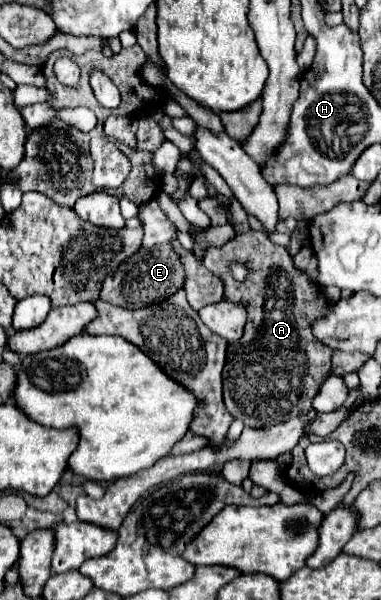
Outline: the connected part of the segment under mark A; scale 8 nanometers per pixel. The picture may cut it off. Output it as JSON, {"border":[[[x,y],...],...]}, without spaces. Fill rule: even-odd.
{"border":[[[255,230],[237,234],[221,248],[209,248],[203,266],[223,282],[225,300],[245,304],[247,308],[243,338],[229,344],[223,370],[227,412],[243,420],[249,428],[269,428],[311,410],[321,382],[331,374],[333,350],[325,350],[309,330],[309,322],[313,322],[317,314],[325,314],[325,292],[315,286],[305,272],[295,268],[293,258],[283,246],[273,244],[263,232]],[[233,250],[243,250],[249,268],[243,282],[233,280],[229,270]]]}

